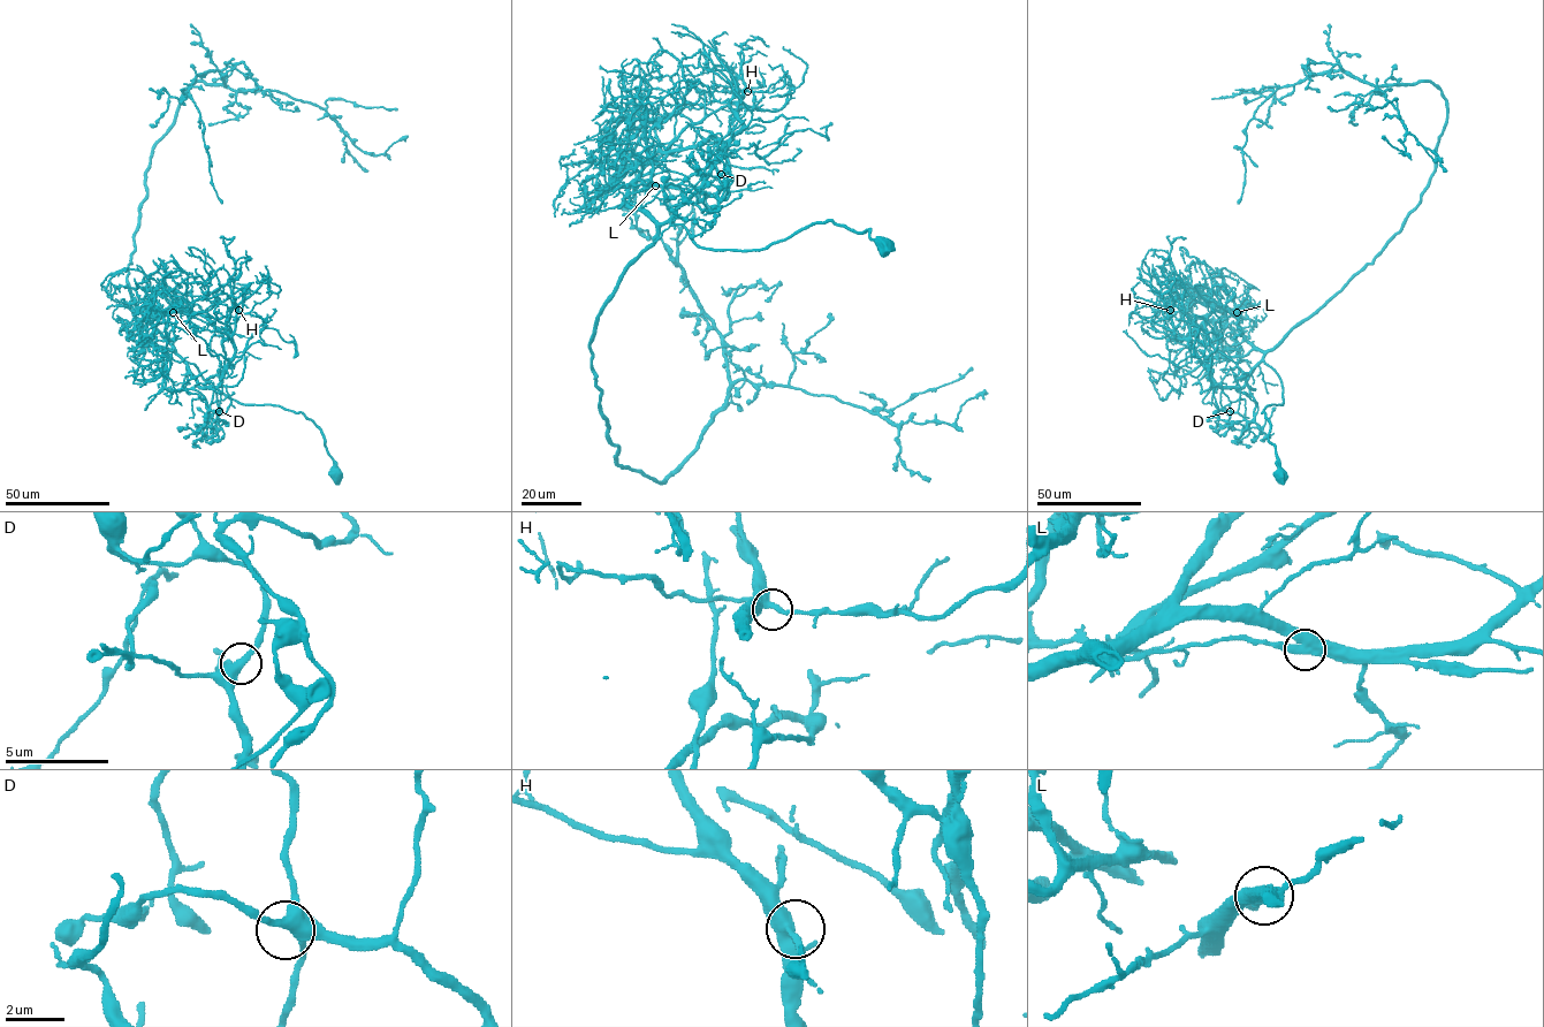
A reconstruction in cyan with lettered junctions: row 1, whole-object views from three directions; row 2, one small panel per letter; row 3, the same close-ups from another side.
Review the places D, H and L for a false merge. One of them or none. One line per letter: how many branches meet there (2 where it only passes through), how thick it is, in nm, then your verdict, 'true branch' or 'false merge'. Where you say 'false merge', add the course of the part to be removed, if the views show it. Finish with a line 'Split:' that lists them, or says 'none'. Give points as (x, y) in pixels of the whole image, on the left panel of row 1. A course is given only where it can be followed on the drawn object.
D: 3 | 400 nm | true branch
H: 3 | 360 nm | true branch
L: 3 | 440 nm | false merge | (173, 312), (202, 313), (222, 336), (225, 372), (192, 388), (217, 421), (221, 362), (213, 350)
Split: L

